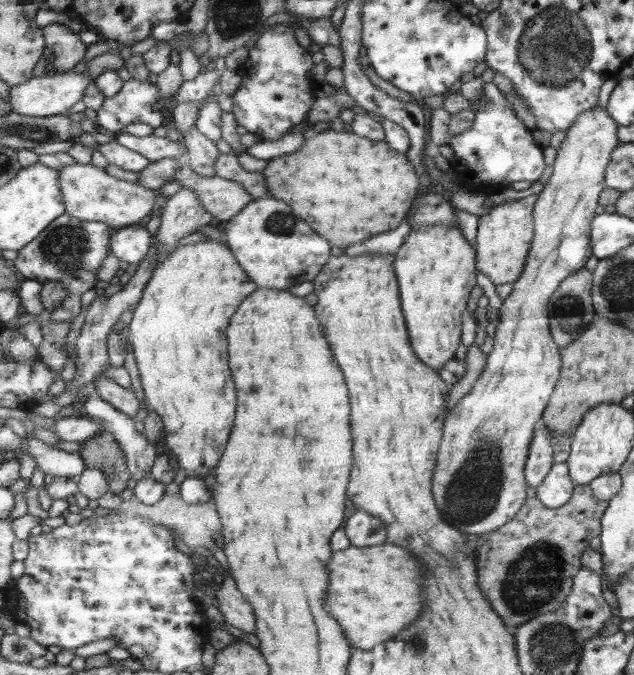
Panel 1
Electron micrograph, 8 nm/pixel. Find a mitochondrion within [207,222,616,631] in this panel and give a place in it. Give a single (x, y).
(472, 494)

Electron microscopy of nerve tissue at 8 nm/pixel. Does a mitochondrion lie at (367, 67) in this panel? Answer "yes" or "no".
no

